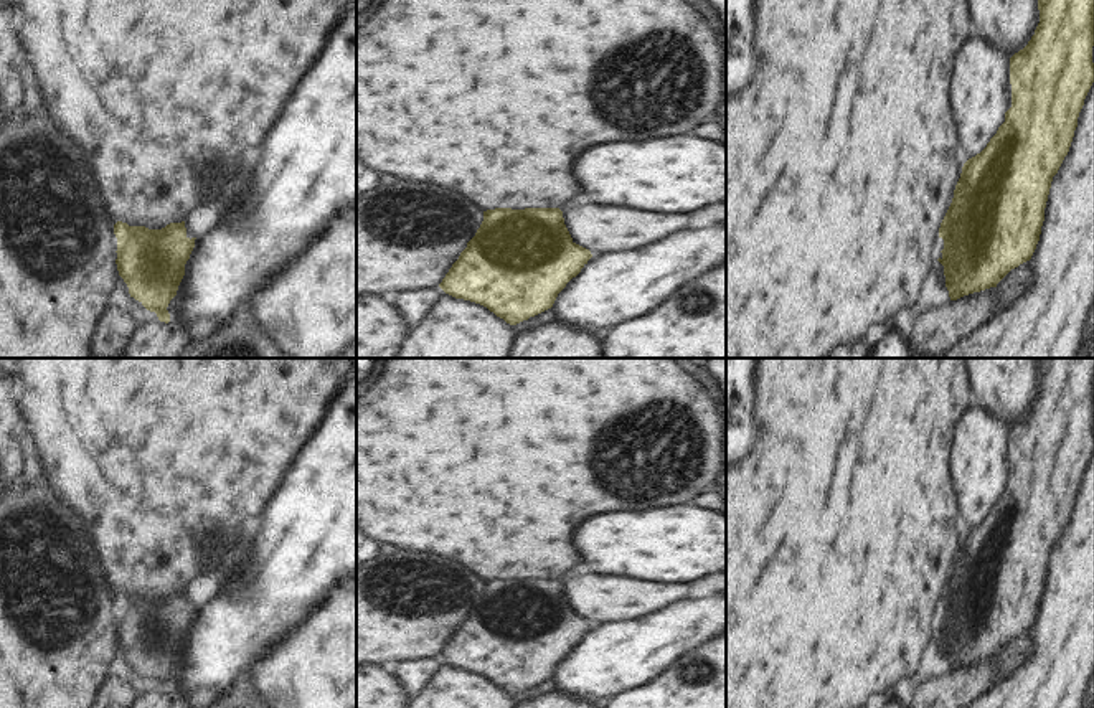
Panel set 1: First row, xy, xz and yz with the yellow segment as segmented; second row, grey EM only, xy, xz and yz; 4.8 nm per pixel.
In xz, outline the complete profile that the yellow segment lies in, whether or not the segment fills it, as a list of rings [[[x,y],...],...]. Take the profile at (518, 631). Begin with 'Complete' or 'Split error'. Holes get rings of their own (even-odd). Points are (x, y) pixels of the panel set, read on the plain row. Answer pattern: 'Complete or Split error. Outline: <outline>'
Complete. Outline: [[[495,578],[483,581],[483,591],[452,634],[439,657],[455,667],[487,677],[510,695],[516,695],[553,677],[558,663],[576,647],[592,627],[591,621],[576,614],[564,594],[559,578]]]

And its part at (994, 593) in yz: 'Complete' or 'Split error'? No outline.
Complete.

